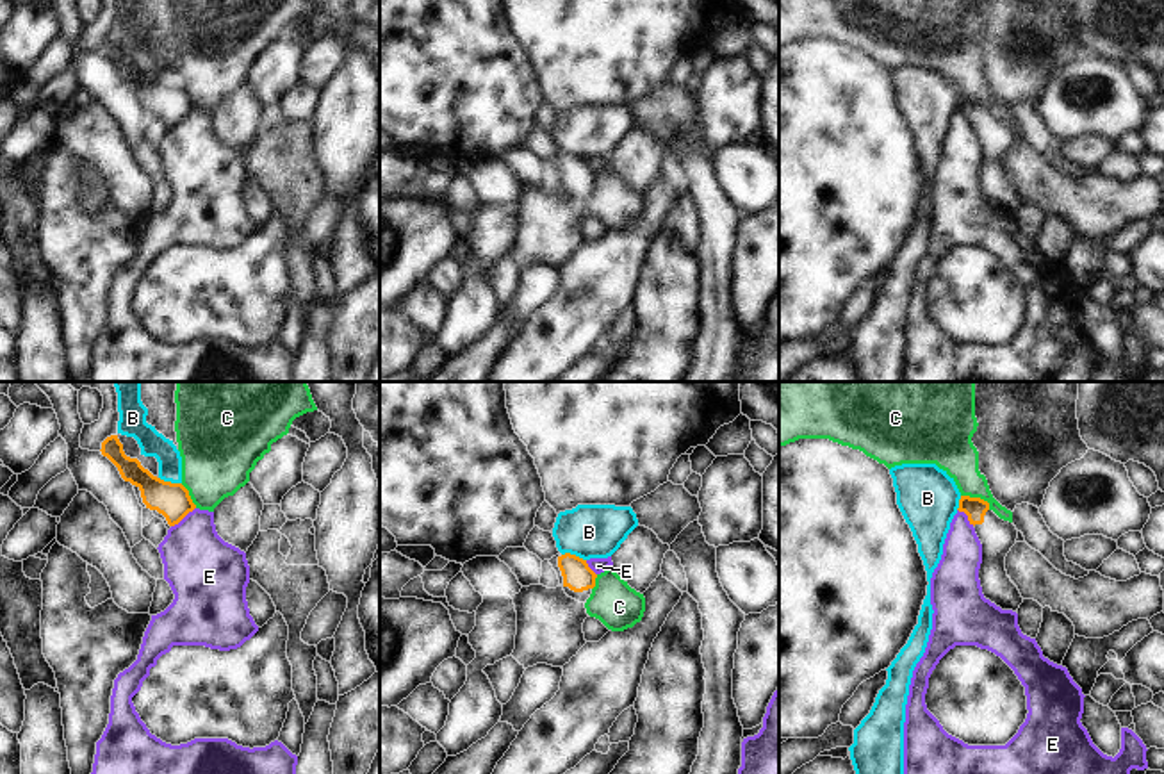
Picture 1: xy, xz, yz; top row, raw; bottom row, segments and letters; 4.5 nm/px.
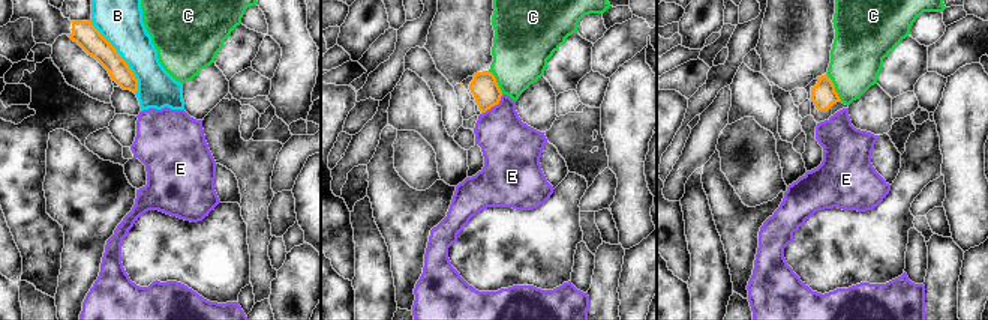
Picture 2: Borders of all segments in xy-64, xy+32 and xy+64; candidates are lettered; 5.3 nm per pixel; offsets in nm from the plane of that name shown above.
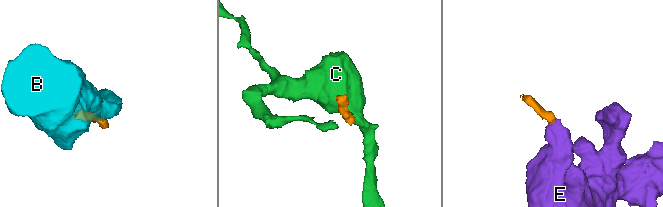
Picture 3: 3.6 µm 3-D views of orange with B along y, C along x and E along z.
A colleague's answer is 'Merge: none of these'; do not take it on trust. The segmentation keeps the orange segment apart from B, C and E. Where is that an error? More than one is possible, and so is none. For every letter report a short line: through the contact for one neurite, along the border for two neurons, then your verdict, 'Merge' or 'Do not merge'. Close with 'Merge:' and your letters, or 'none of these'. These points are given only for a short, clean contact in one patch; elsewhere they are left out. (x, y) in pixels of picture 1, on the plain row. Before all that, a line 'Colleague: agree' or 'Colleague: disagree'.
Colleague: agree
B: Do not merge
C: Line: yz (961, 95), (983, 98), (990, 109). Do not merge
E: Line: xy (195, 107), (172, 127). Do not merge
Merge: none of these.

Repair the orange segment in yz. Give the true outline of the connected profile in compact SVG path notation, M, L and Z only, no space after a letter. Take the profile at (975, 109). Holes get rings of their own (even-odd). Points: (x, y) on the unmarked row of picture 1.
M961 96L957 111L968 116L982 144L979 180L984 198L1018 214L1023 198L1005 171L1005 157L1018 139L1016 127L1000 119L980 98Z

